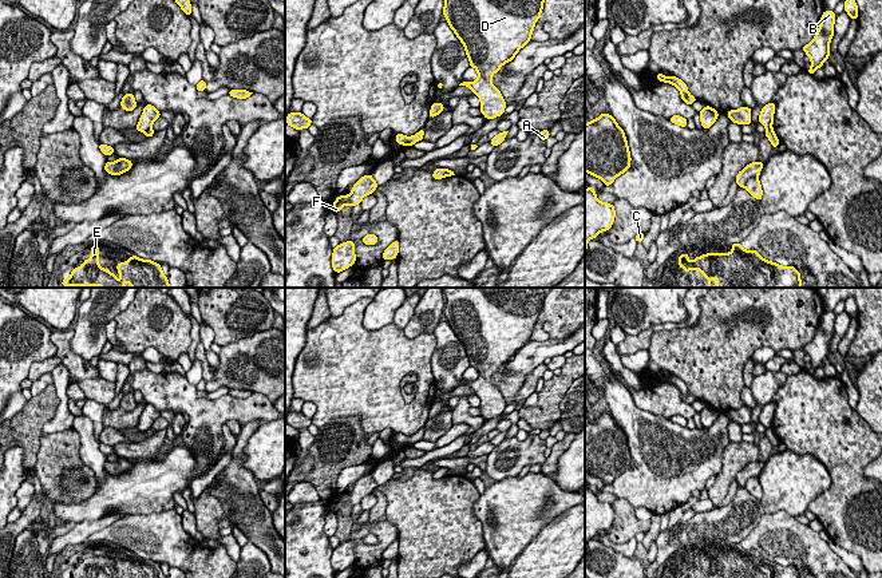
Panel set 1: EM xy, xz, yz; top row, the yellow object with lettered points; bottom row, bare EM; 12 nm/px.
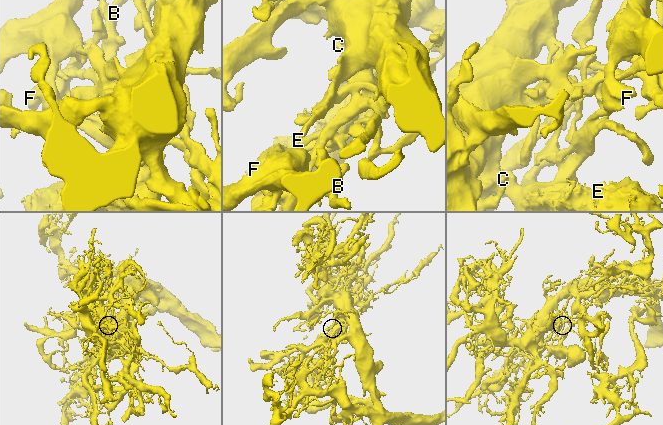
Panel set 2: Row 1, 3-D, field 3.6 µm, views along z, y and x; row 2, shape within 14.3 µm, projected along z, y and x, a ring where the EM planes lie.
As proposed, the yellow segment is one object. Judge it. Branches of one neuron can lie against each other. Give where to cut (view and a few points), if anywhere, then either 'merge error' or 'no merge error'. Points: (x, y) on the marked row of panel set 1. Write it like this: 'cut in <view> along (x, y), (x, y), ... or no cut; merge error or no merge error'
cut in yz along (771, 126), (767, 129); merge error

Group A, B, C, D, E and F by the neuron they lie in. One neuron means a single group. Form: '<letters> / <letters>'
A / B C D E F

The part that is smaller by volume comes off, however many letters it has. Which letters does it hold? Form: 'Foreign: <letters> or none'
Foreign: A

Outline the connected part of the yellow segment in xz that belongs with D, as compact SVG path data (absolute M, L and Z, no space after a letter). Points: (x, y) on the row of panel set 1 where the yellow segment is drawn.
M444 0L443 15L464 45L470 67L478 71L478 79L475 82L467 83L463 80L459 86L467 86L480 99L479 108L487 120L503 115L506 108L506 102L501 91L493 86L491 76L498 72L503 64L511 62L518 51L530 41L534 25L541 17L543 1L545 0Z

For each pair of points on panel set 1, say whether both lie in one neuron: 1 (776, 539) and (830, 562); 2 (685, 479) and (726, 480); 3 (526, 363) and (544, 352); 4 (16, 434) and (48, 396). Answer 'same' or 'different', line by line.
1: same
2: different
3: same
4: same

